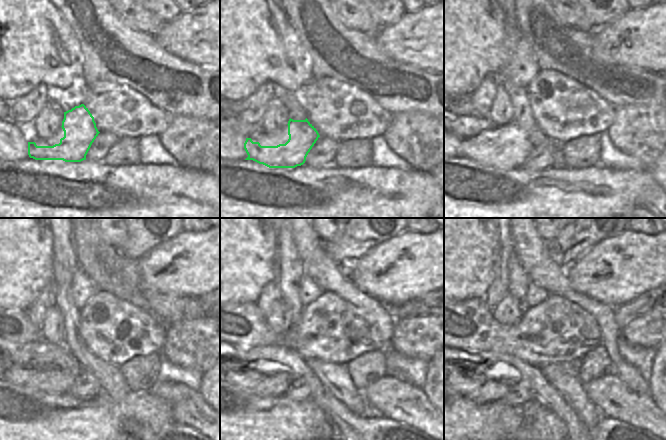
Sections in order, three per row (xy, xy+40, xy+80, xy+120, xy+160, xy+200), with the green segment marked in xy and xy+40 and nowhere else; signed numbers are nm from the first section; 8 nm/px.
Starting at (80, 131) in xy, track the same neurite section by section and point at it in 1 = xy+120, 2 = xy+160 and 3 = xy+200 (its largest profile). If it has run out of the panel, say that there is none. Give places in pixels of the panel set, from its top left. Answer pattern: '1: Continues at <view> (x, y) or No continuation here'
1: Continues at xy+120 (59, 380)
2: Continues at xy+160 (252, 379)
3: Continues at xy+200 (482, 384).

